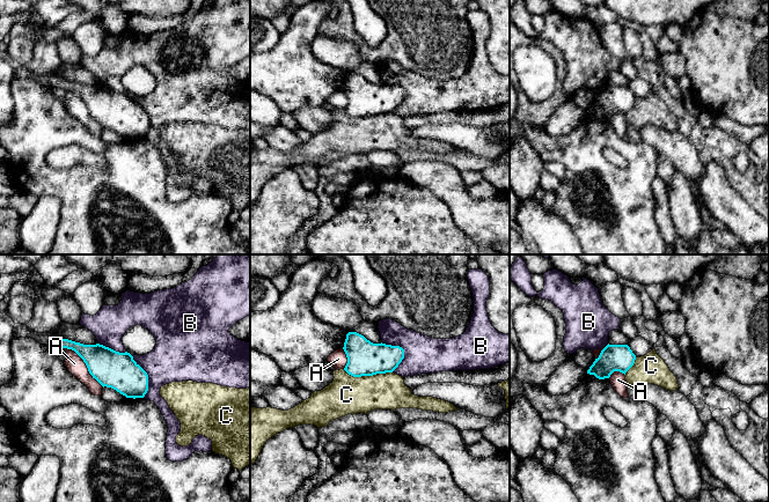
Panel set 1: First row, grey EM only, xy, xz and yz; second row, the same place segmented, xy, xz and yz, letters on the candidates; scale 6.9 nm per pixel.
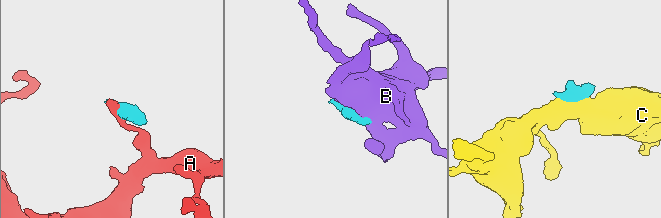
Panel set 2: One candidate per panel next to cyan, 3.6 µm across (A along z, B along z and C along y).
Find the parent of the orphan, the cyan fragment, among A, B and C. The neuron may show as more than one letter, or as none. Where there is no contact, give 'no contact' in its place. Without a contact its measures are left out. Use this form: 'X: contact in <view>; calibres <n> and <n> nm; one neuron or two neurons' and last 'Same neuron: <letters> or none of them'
A: contact in xy; calibres 260 and 120 nm; two neurons
B: contact in xz; calibres 240 and 260 nm; two neurons
C: contact in xz; calibres 240 and 280 nm; two neurons
Same neuron: none of them

